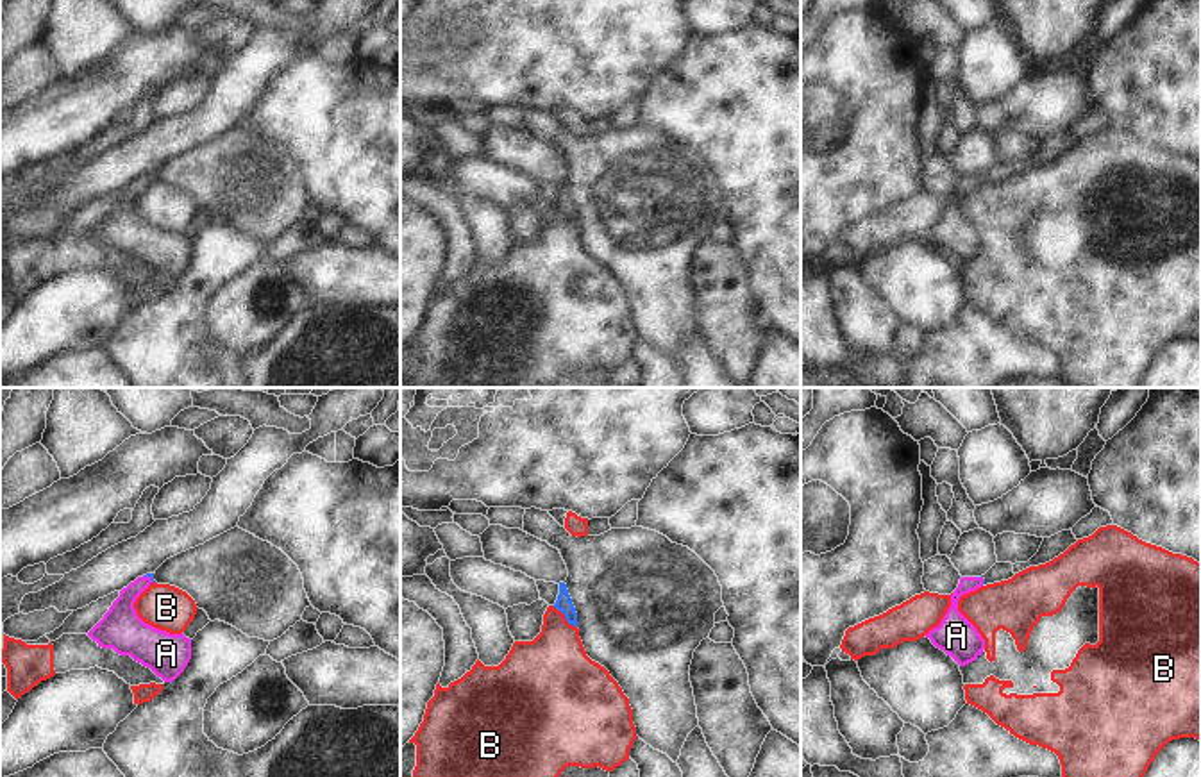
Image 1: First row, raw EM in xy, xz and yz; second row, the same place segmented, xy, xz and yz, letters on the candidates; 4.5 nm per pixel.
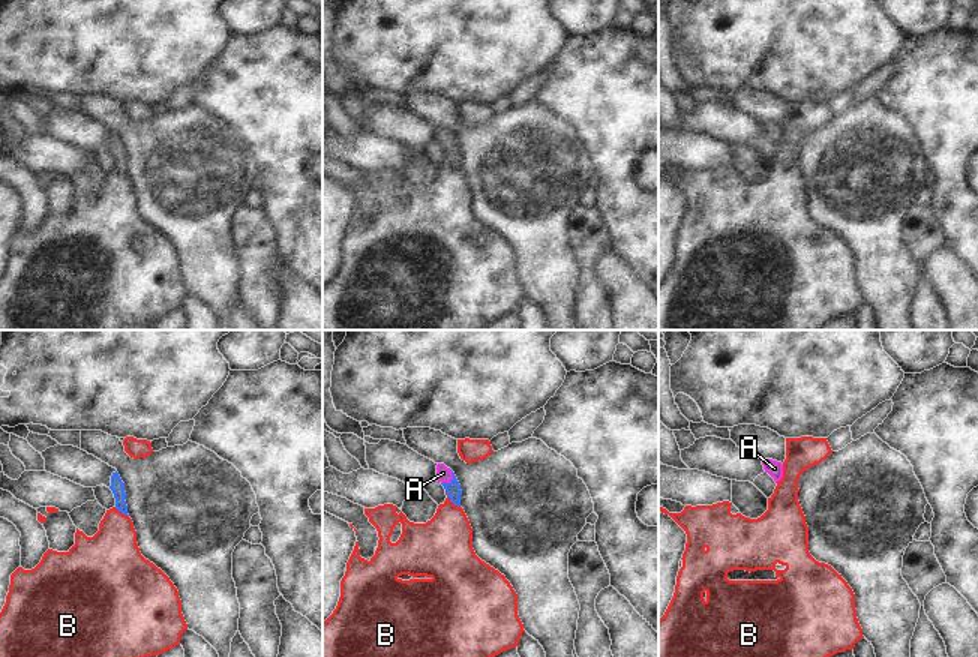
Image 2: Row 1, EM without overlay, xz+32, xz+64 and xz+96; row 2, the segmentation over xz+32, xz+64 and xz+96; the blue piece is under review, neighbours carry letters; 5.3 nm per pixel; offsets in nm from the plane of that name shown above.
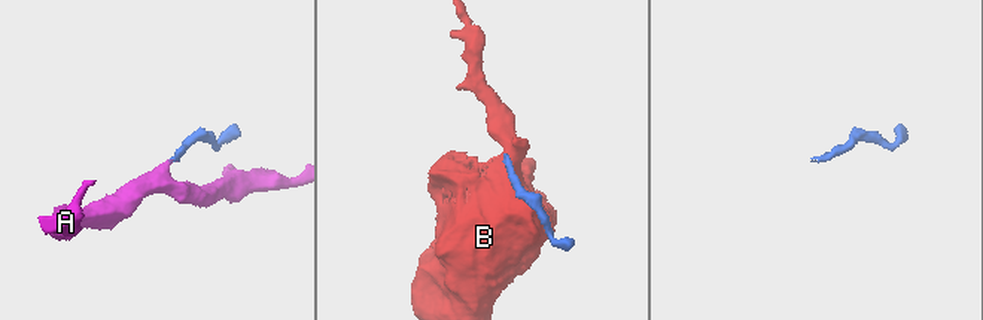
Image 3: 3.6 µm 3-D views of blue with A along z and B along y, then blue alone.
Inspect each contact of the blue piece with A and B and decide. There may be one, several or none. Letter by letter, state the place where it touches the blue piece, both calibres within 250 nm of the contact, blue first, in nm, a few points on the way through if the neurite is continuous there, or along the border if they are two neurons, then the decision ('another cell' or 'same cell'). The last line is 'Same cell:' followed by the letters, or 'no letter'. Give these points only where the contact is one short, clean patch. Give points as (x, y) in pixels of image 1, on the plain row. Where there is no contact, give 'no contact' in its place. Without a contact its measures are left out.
A: meets blue in xy at (149, 175); 20 nm thick on the blue side, 160 nm on the other; runs through xy (147, 174), (149, 175), (127, 197), (122, 224); same cell
B: meets blue in xz at (565, 217); 70 nm thick on the blue side, 340 nm on the other; another cell
Same cell: A

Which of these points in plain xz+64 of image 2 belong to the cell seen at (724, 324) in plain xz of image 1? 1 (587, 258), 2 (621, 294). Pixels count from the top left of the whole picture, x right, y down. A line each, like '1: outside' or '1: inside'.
1: inside
2: outside

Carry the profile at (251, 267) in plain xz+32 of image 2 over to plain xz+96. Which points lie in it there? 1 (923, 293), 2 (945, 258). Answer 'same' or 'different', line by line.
1: same
2: different

